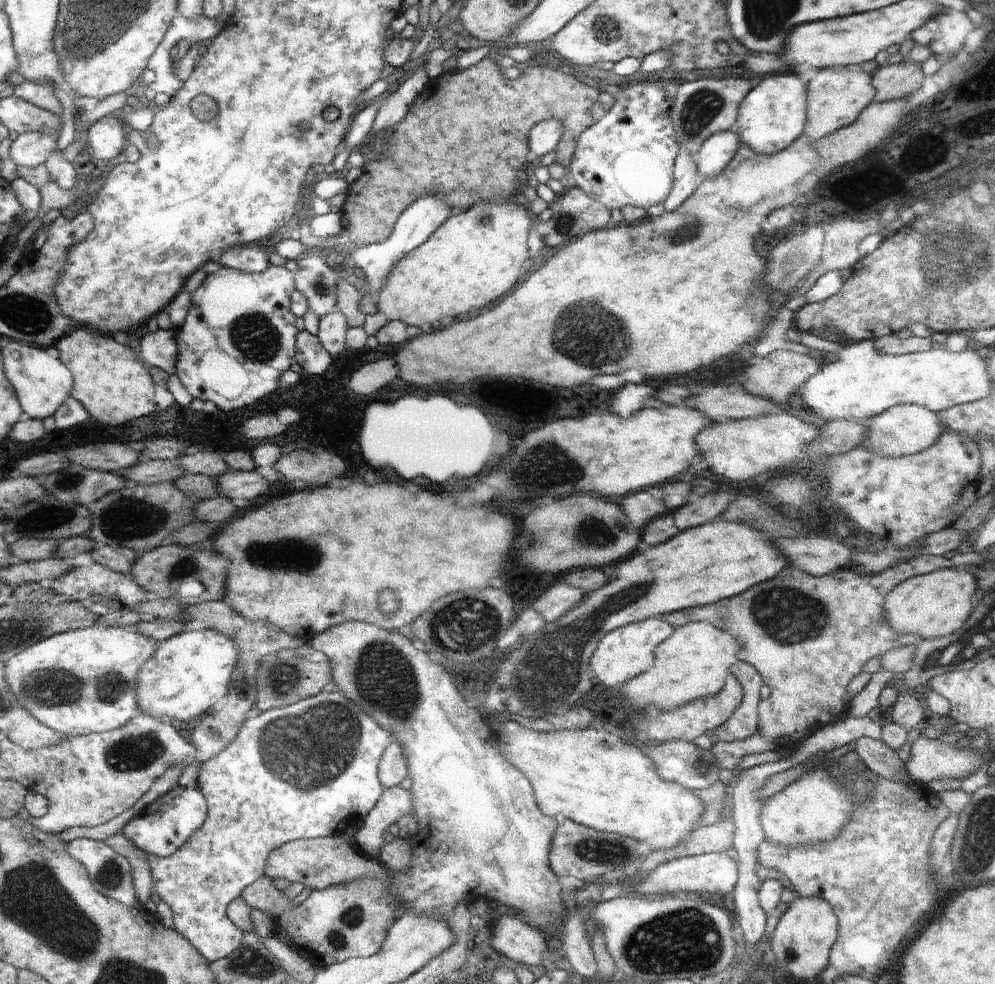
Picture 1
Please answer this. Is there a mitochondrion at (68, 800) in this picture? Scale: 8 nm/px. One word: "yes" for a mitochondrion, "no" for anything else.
no

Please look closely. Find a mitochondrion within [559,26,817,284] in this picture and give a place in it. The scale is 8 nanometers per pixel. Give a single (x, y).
(700, 108)

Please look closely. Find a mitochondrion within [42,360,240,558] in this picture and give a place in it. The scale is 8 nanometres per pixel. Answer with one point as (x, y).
(127, 518)

